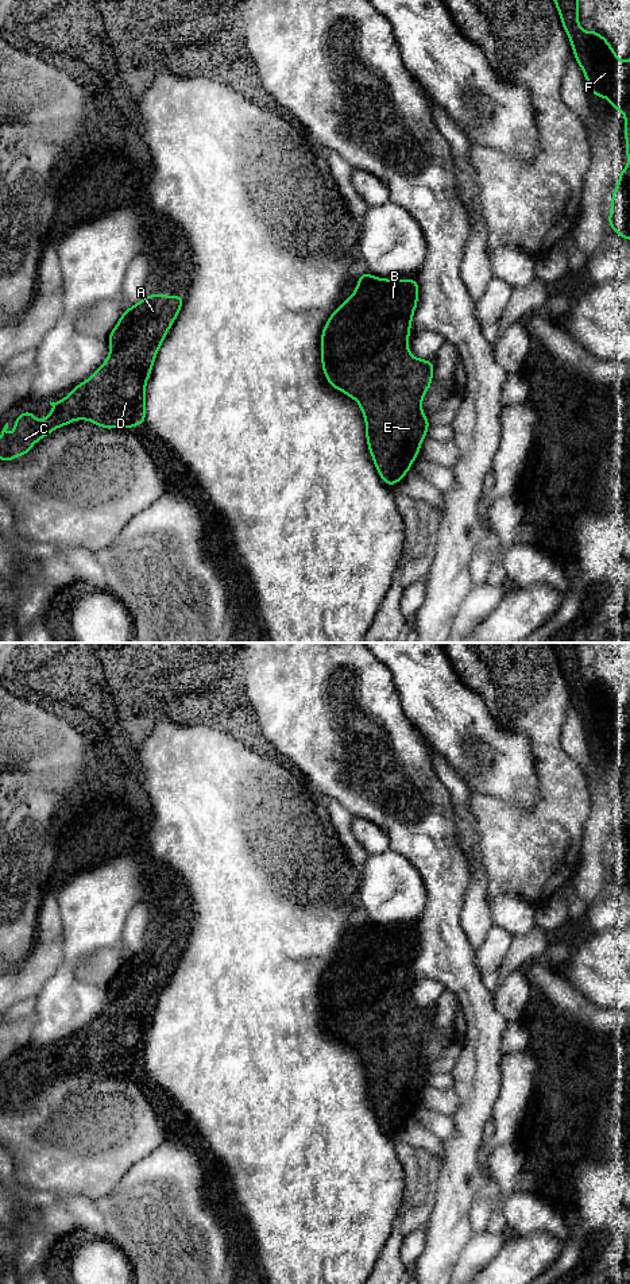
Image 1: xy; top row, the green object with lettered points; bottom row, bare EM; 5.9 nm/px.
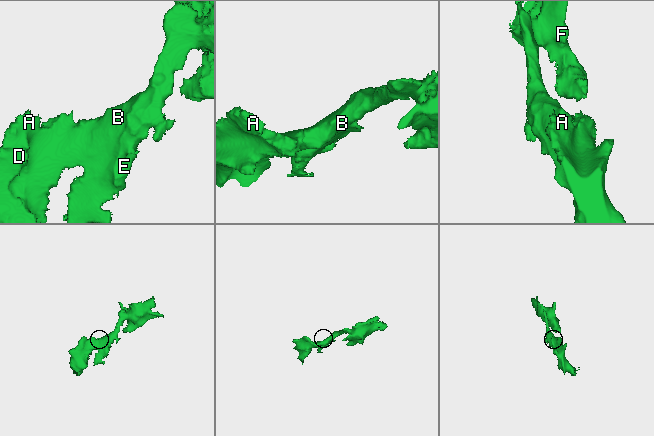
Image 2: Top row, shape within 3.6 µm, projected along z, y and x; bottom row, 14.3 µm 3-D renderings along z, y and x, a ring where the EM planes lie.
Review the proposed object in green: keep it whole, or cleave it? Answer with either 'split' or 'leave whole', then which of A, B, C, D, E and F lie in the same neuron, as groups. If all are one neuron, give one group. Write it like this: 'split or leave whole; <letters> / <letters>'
leave whole; A B C D E F

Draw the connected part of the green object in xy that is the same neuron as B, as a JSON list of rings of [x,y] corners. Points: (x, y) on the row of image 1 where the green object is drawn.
[[[360,271],[355,292],[329,316],[321,333],[322,371],[332,387],[357,401],[375,469],[389,486],[398,483],[411,469],[430,425],[422,413],[422,397],[432,385],[434,365],[413,356],[407,348],[417,302],[418,279],[386,279]]]

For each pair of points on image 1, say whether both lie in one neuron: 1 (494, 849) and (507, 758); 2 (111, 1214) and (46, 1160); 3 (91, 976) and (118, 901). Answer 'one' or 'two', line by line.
1: two
2: two
3: two

